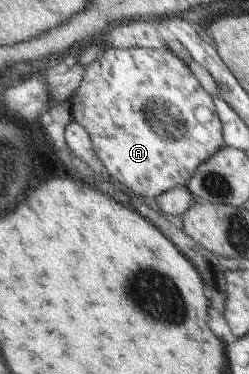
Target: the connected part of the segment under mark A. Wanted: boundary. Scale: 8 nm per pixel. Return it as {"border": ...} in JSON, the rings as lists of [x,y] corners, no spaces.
{"border":[[[106,46],[99,57],[87,65],[83,83],[72,97],[69,111],[91,134],[93,156],[105,163],[115,181],[142,197],[157,199],[167,190],[187,186],[197,168],[225,146],[216,101],[197,81],[187,62],[167,47],[122,50]]]}

